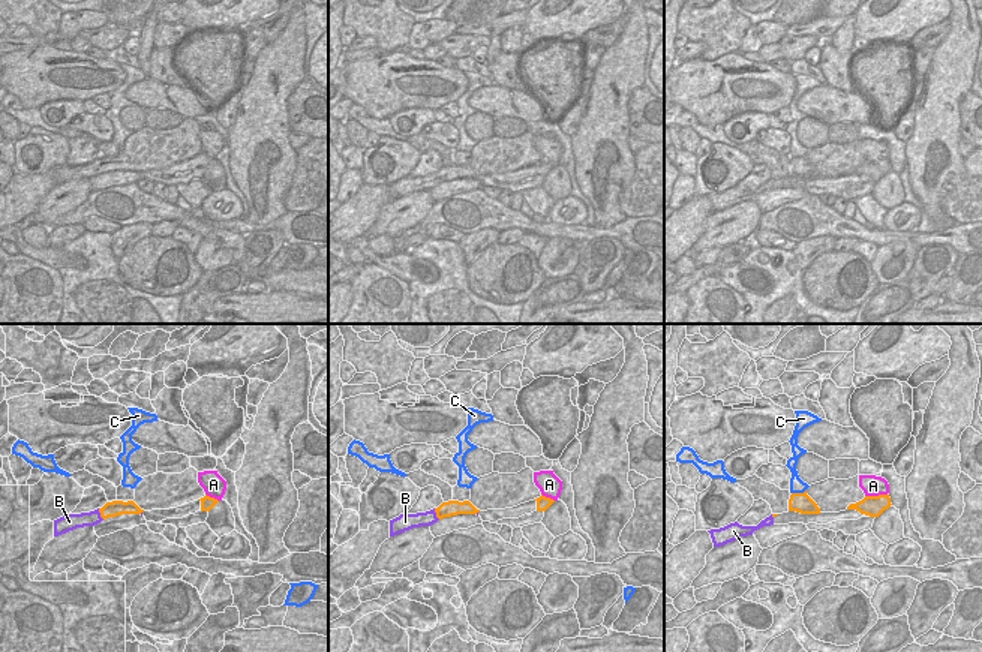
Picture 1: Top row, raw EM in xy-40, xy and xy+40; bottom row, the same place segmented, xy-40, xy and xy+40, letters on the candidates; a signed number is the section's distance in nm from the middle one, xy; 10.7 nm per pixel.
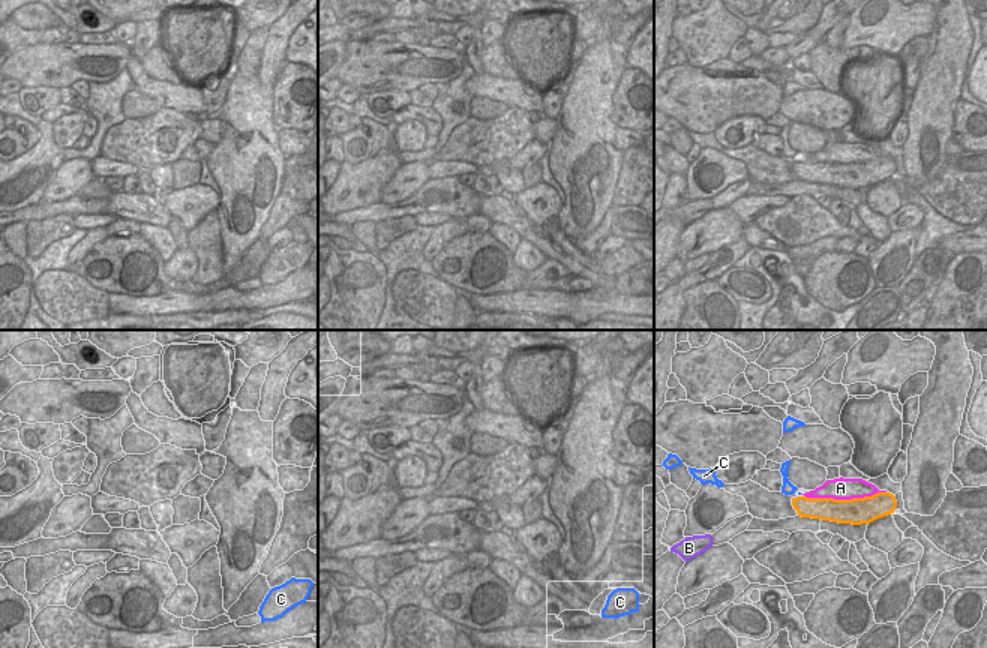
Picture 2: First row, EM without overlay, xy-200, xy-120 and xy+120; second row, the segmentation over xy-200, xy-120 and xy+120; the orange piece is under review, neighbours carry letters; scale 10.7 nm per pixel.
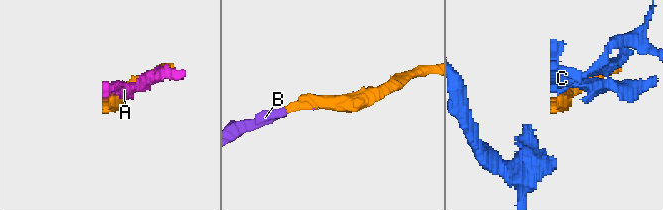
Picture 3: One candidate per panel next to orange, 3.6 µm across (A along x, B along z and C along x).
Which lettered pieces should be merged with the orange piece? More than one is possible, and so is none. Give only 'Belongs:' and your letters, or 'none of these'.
Belongs: B.

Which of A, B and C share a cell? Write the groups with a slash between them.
A / B / C

